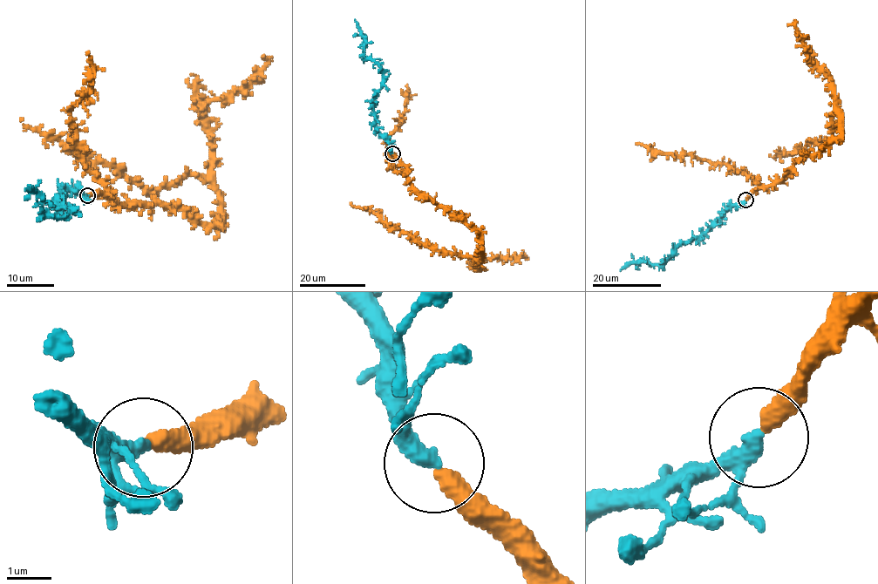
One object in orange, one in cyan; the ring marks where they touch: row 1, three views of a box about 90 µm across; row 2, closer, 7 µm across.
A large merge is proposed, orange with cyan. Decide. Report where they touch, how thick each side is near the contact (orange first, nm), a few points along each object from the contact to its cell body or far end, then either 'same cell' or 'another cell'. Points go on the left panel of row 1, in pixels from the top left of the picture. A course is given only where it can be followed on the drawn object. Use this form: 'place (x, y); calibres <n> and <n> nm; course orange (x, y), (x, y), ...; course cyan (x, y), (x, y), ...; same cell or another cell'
place (87, 195); calibres 400 and 280 nm; course orange (87, 195), (105, 193), (120, 206), (173, 206), (221, 227), (219, 197), (205, 177), (139, 187), (22, 118); course cyan (87, 194), (60, 193), (57, 204), (71, 209), (64, 218), (44, 214), (41, 196), (24, 190); same cell

